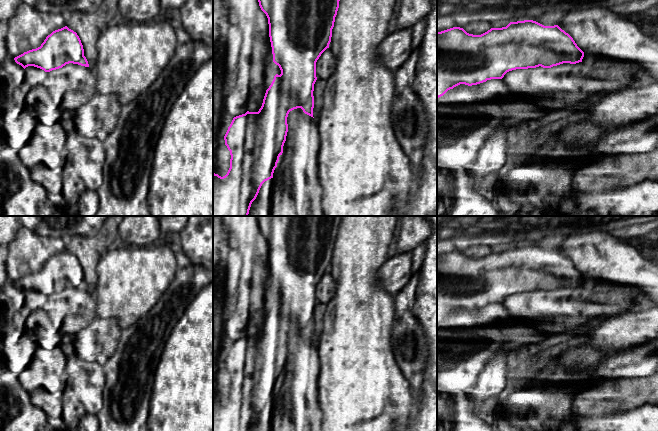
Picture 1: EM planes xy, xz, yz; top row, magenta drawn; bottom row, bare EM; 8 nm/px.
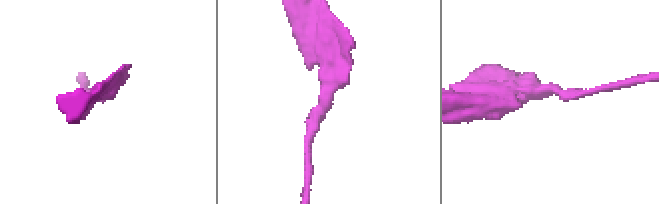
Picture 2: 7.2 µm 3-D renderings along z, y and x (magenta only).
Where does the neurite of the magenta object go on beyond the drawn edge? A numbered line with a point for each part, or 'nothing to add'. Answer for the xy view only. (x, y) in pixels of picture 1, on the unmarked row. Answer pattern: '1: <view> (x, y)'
nothing to add

